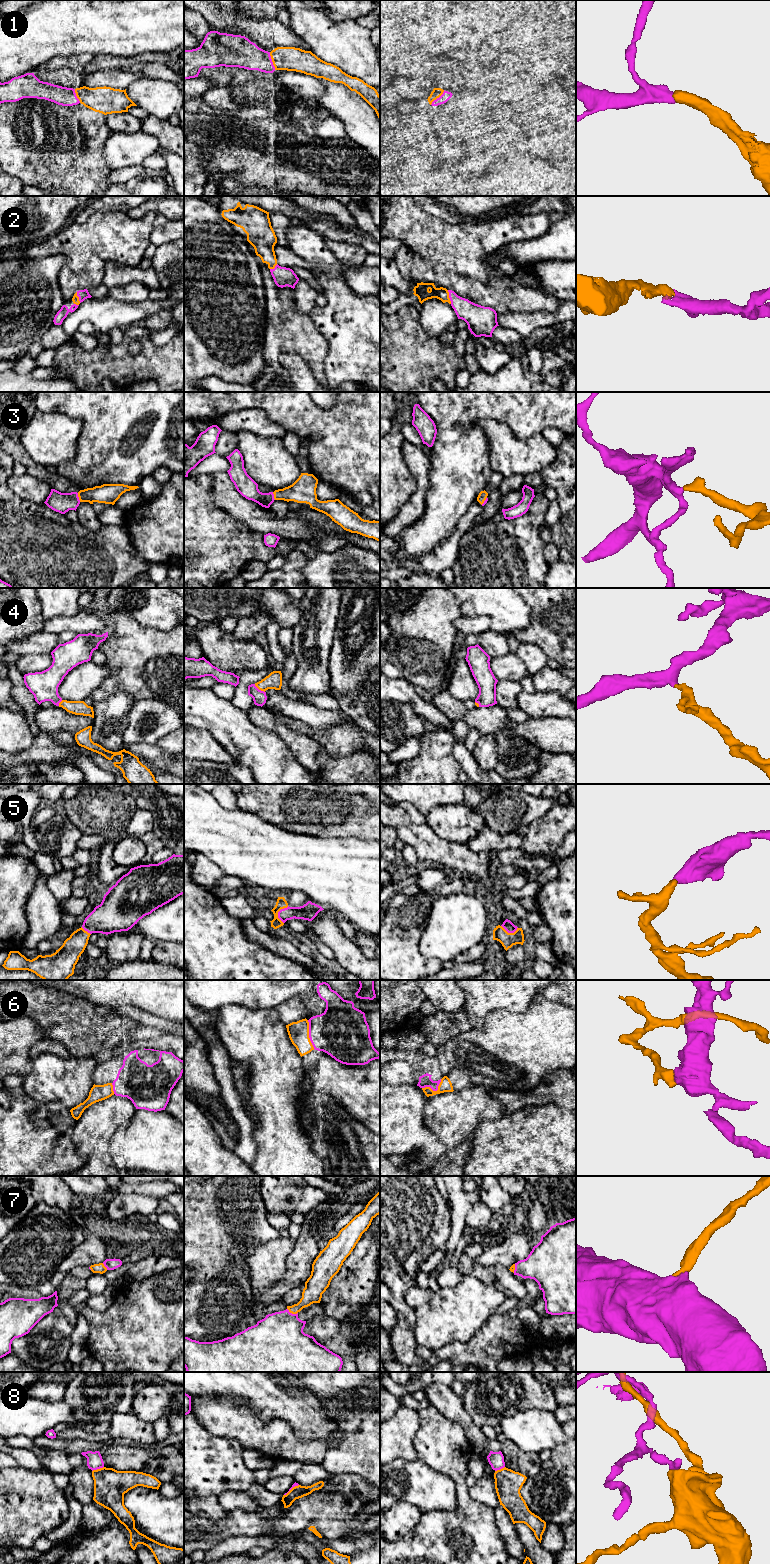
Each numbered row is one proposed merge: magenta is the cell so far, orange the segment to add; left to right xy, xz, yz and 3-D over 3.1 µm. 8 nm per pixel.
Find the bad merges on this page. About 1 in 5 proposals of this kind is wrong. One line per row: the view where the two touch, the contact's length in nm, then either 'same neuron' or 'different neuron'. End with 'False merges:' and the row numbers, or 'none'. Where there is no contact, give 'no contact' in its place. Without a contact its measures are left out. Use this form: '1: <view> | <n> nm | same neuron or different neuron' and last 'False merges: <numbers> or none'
1: xz | 150 nm | same neuron
2: yz | 120 nm | same neuron
3: xy | 80 nm | same neuron
4: xz | 110 nm | same neuron
5: xz | 150 nm | same neuron
6: xz | 240 nm | same neuron
7: xz | 100 nm | same neuron
8: xy | 100 nm | different neuron
False merges: 8

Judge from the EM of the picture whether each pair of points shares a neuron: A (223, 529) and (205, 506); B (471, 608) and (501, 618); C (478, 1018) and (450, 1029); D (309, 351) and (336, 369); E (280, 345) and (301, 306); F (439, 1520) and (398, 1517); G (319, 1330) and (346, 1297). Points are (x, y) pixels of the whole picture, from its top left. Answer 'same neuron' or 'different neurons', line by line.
A: same neuron
B: same neuron
C: different neurons
D: different neurons
E: different neurons
F: different neurons
G: different neurons

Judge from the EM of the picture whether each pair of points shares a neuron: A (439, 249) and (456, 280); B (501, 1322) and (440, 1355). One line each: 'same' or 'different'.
A: different
B: same

